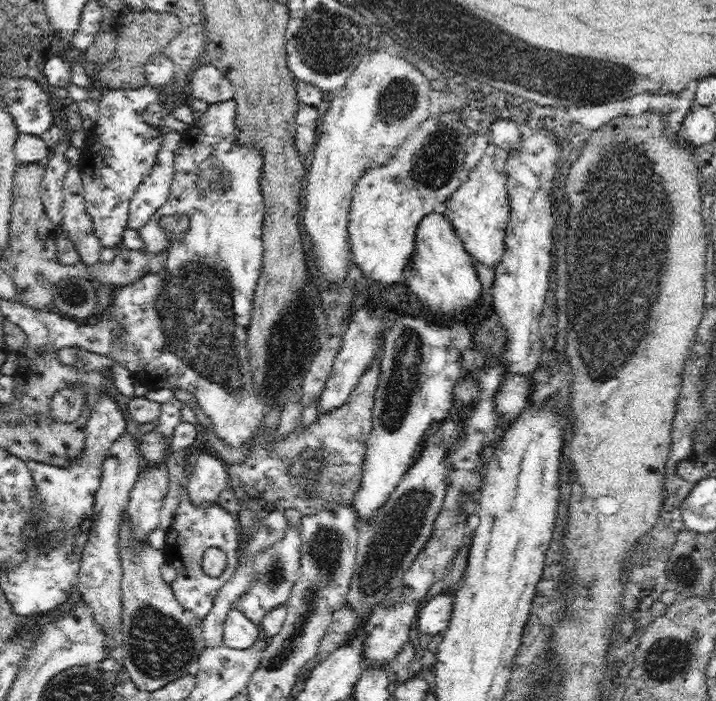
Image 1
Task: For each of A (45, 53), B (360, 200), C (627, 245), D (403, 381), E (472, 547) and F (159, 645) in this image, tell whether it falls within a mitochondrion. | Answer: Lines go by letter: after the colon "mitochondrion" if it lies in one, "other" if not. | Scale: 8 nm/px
A: other
B: other
C: mitochondrion
D: mitochondrion
E: other
F: mitochondrion

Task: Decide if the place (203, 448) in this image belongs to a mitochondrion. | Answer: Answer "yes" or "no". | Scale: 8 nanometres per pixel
no

